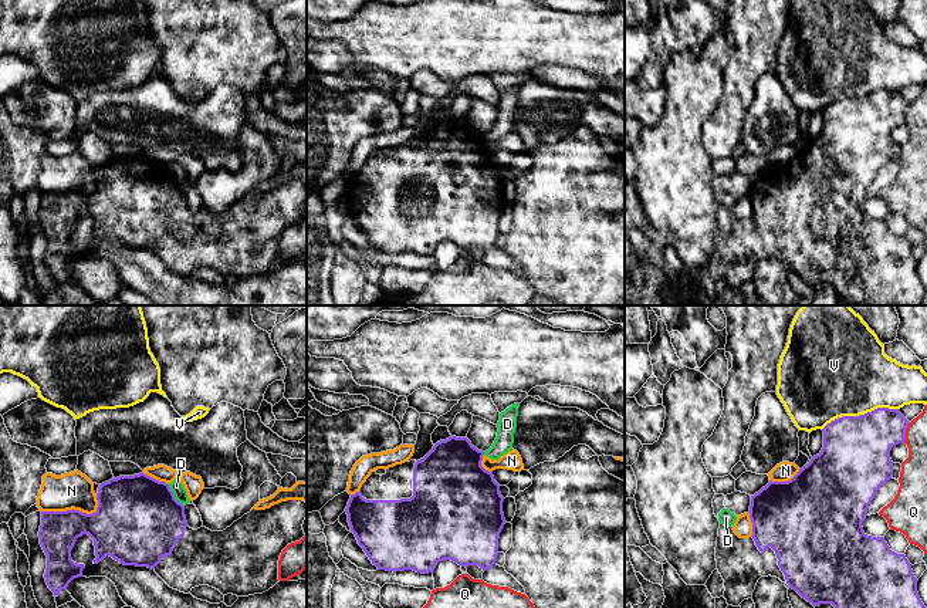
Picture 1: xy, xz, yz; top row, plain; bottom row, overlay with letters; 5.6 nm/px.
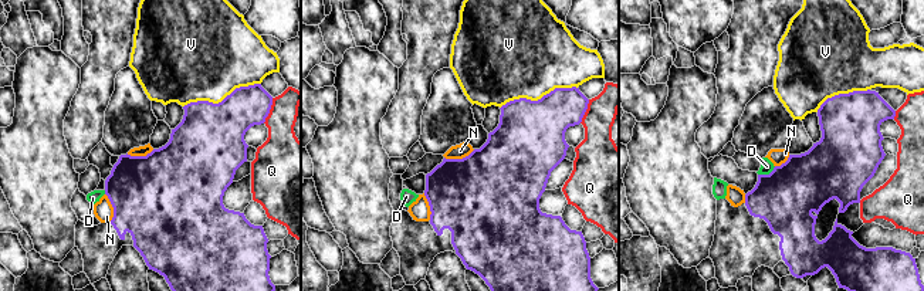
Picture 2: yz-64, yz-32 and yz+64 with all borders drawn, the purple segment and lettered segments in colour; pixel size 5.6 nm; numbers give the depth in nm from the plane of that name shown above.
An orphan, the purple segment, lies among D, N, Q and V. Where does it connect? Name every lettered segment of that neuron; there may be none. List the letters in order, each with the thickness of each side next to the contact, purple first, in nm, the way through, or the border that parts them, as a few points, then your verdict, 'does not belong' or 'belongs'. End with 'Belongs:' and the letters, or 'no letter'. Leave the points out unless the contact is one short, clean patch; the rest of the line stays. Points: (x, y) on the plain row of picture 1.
D: 480 nm thick on the purple side, 80 nm on the other; does not belong
N: 300 nm thick on the purple side, 200 nm on the other; does not belong
Q: 320 nm thick on the purple side, 150 nm on the other; does not belong
V: 400 nm thick on the purple side, 480 nm on the other; does not belong
Belongs: no letter

